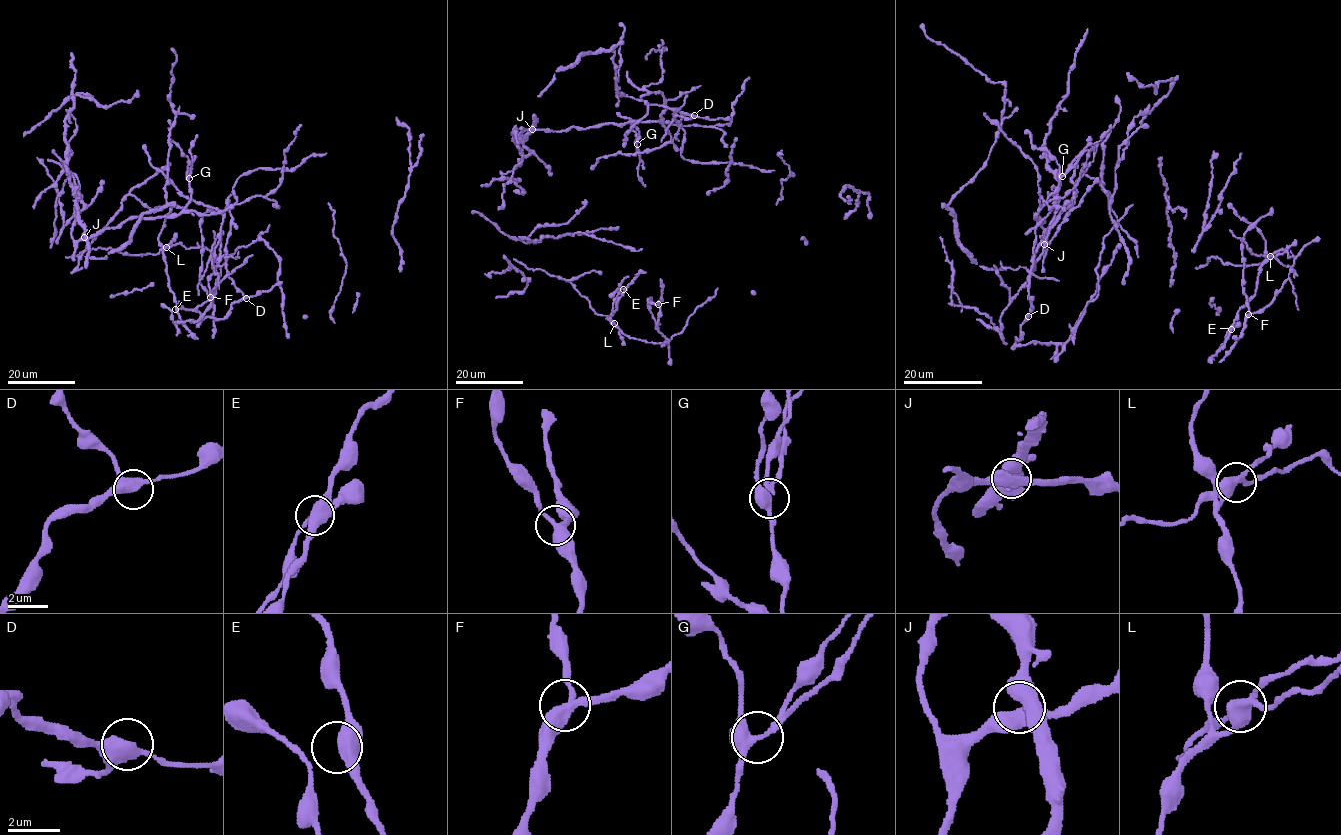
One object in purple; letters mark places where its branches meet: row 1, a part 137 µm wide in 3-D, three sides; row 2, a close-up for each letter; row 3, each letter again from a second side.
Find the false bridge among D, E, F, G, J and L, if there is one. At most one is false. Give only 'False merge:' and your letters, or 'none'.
False merge: none

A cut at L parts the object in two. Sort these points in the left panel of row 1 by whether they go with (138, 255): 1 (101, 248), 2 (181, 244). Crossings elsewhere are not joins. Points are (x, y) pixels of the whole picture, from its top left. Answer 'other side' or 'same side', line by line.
1: same side
2: same side

